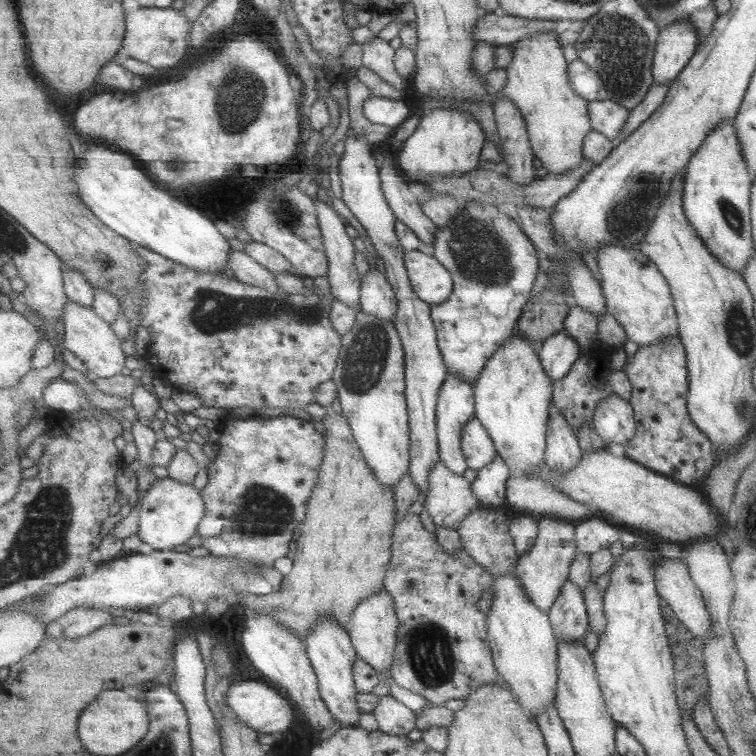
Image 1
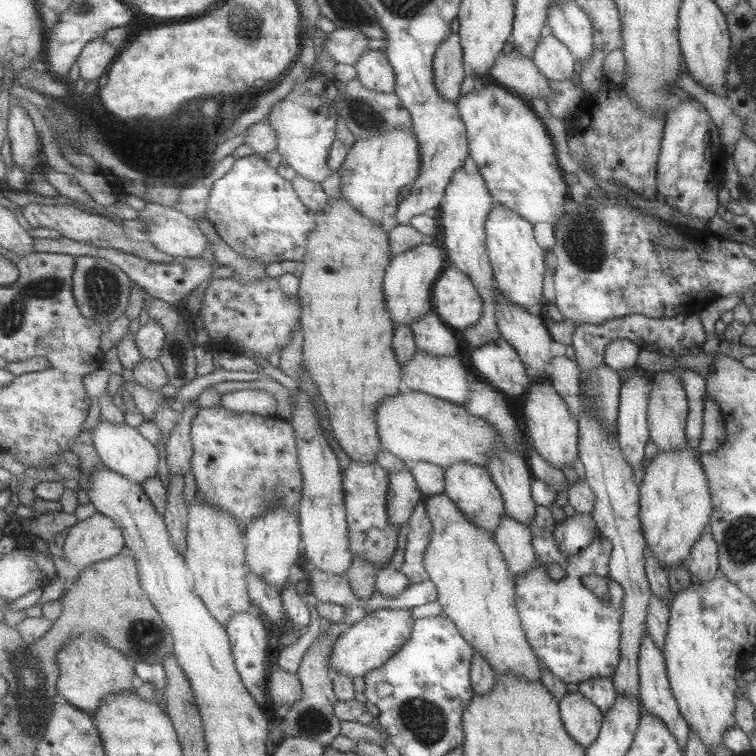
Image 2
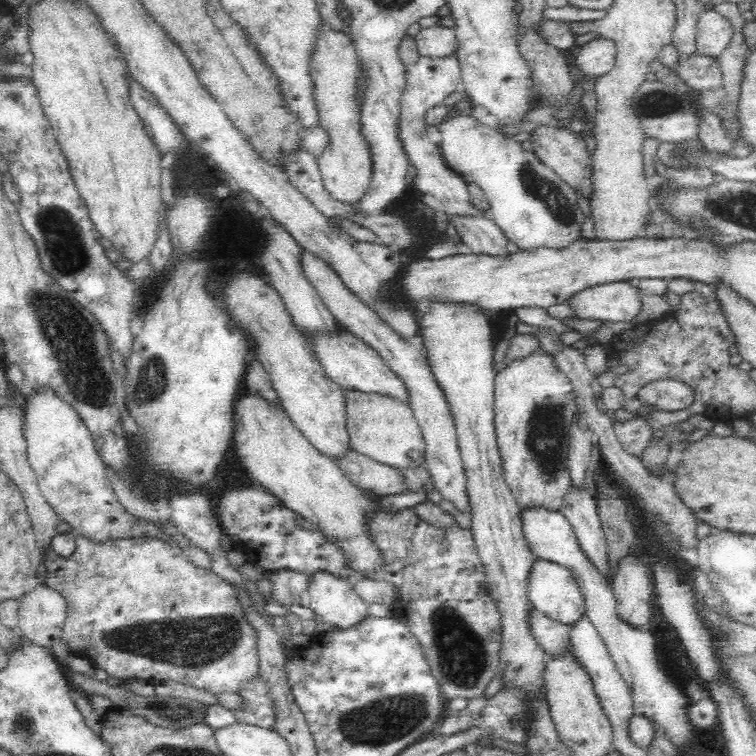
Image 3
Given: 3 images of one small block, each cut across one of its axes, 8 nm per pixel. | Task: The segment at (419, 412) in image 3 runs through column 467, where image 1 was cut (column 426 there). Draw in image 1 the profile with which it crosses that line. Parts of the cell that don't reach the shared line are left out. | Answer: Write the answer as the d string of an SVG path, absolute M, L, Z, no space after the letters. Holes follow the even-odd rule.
M441 459L436 462L436 467L432 469L432 475L428 480L429 494L425 499L426 512L433 518L435 526L459 530L465 519L469 518L469 513L473 513L473 509L480 506L477 495L473 491L472 482L465 476L452 472Z

